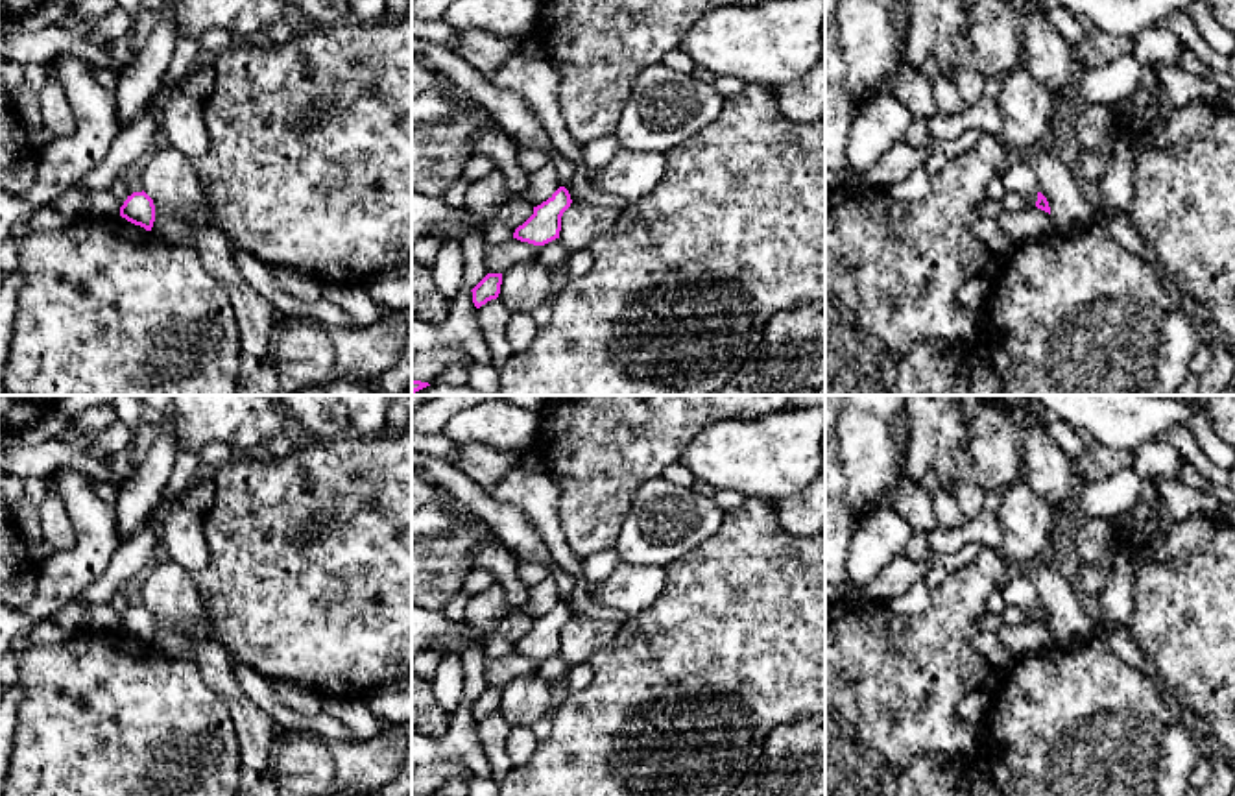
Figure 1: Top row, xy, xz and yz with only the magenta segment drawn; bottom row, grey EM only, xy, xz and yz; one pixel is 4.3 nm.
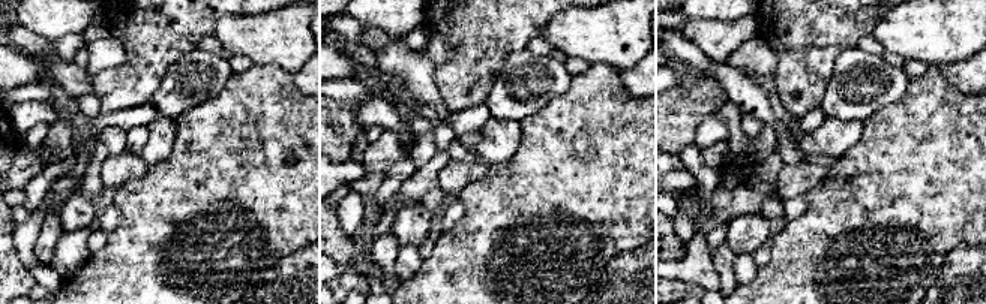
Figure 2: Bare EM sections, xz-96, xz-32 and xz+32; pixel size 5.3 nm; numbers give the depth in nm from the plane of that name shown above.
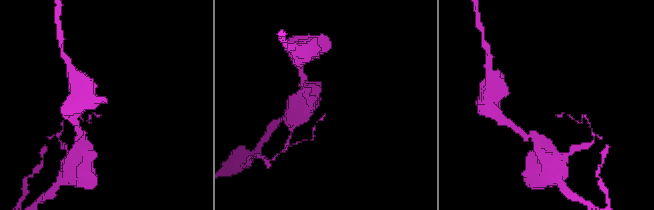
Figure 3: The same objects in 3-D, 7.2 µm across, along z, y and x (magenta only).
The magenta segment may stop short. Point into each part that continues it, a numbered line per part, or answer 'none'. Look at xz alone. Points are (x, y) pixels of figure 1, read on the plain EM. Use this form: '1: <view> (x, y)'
none

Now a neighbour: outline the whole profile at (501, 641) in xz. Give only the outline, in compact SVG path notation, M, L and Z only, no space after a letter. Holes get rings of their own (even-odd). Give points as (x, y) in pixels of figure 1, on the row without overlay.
M521 609L511 611L486 637L484 659L495 659L513 650L515 643L534 628L534 619L522 615Z

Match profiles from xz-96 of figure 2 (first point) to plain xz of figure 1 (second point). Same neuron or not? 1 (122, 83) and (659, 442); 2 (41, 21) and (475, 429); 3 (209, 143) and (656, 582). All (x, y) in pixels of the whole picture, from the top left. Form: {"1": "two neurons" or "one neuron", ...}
{"1": "one neuron", "2": "one neuron", "3": "two neurons"}

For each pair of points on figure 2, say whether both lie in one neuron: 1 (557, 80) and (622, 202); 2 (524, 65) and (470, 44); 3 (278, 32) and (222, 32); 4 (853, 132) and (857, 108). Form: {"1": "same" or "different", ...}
{"1": "different", "2": "different", "3": "same", "4": "different"}

